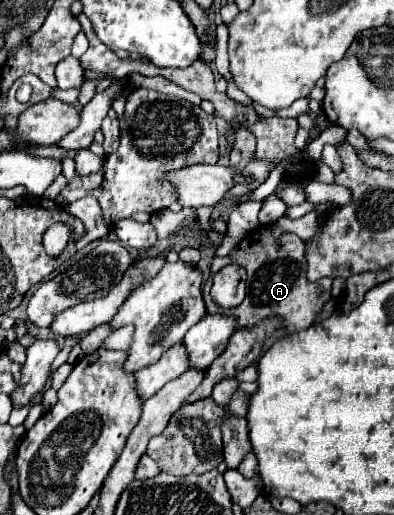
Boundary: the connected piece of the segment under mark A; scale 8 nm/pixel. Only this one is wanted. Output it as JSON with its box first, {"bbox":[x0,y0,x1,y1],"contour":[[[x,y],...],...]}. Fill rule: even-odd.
{"bbox":[204,227,332,333],"contour":[[[258,227],[256,231],[252,231],[250,235],[246,235],[234,249],[230,255],[226,257],[212,257],[212,265],[210,265],[210,277],[204,283],[204,301],[206,301],[206,309],[216,313],[216,301],[210,297],[210,287],[212,287],[212,275],[216,271],[220,271],[224,265],[228,263],[240,263],[246,267],[248,271],[248,281],[246,281],[246,299],[234,307],[228,309],[230,315],[238,315],[238,327],[250,327],[252,323],[258,323],[264,317],[270,315],[282,315],[284,317],[284,329],[286,333],[296,333],[302,331],[306,327],[310,327],[310,323],[314,323],[318,319],[318,315],[322,313],[324,305],[330,301],[332,297],[332,277],[324,277],[316,283],[310,283],[306,279],[306,249],[304,249],[304,241],[298,239],[298,235],[290,235],[290,233],[282,233],[280,237],[274,237],[270,227]]]}

